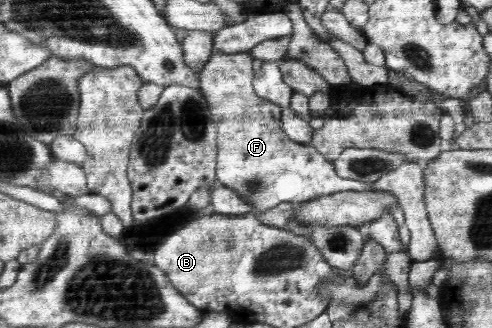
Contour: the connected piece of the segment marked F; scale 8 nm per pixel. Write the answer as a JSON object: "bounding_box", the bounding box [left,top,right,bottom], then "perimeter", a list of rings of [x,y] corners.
{"bounding_box":[199,52,380,210],"perimeter":[[[215,52],[199,71],[199,89],[205,85],[204,97],[218,134],[218,183],[235,190],[243,202],[259,210],[268,210],[283,202],[298,206],[321,194],[380,190],[370,182],[338,177],[334,164],[314,147],[289,139],[281,124],[283,109],[261,98],[253,89],[253,60],[250,52]]]}

